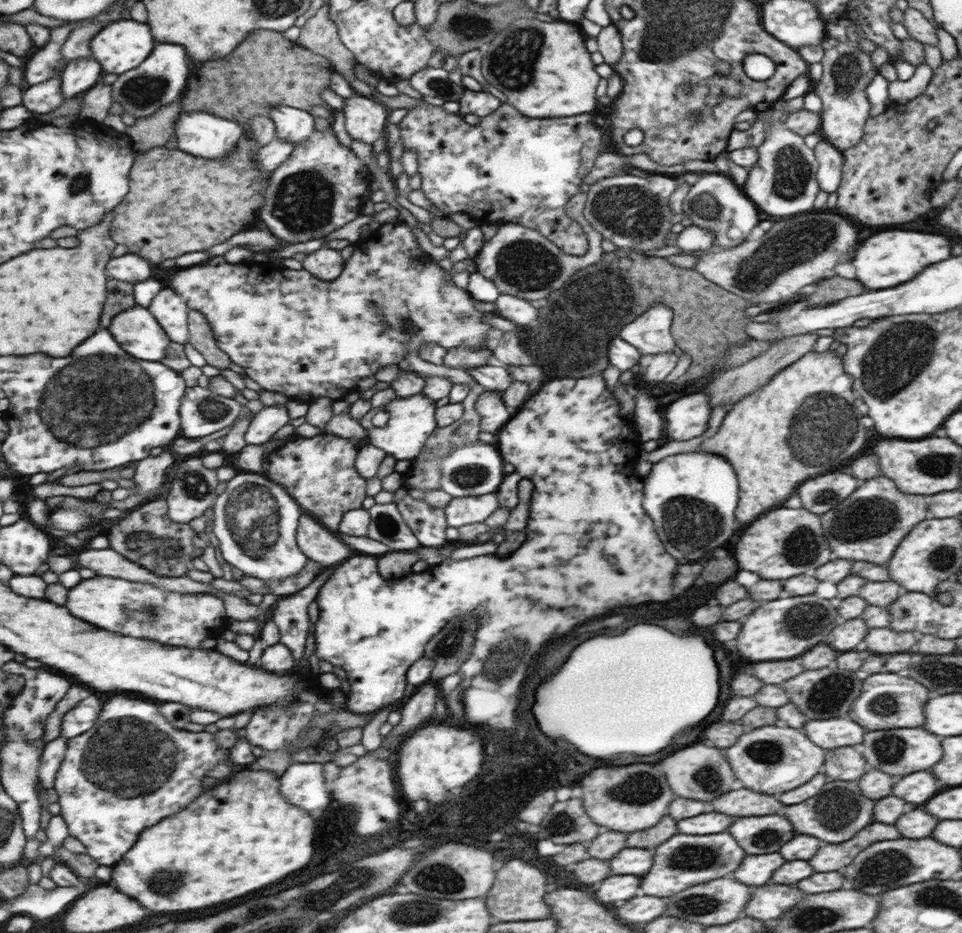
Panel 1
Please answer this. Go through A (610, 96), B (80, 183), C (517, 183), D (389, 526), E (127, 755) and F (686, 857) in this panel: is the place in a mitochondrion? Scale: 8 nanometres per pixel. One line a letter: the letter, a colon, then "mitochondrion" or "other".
A: other
B: mitochondrion
C: other
D: mitochondrion
E: mitochondrion
F: mitochondrion

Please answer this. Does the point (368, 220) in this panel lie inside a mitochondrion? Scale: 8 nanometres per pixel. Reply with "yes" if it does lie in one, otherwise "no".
no

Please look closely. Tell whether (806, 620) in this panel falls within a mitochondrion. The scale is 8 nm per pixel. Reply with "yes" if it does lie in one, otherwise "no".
yes

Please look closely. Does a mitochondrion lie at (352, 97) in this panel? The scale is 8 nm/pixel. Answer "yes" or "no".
no

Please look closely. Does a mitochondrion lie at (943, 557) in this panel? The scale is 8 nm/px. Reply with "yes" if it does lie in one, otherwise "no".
yes

